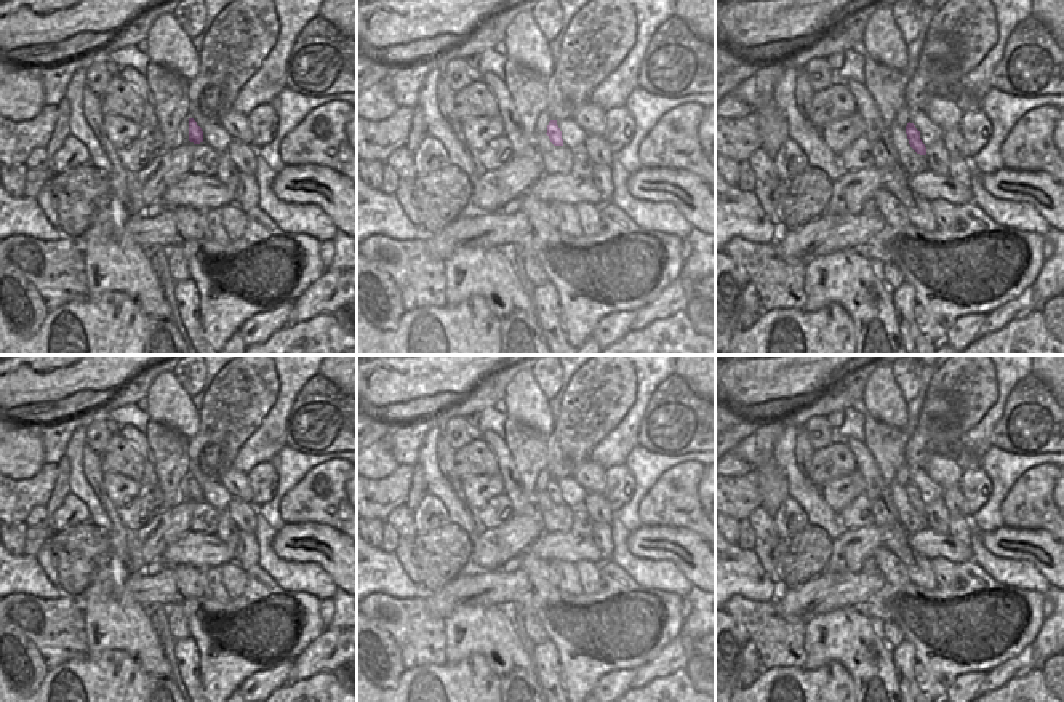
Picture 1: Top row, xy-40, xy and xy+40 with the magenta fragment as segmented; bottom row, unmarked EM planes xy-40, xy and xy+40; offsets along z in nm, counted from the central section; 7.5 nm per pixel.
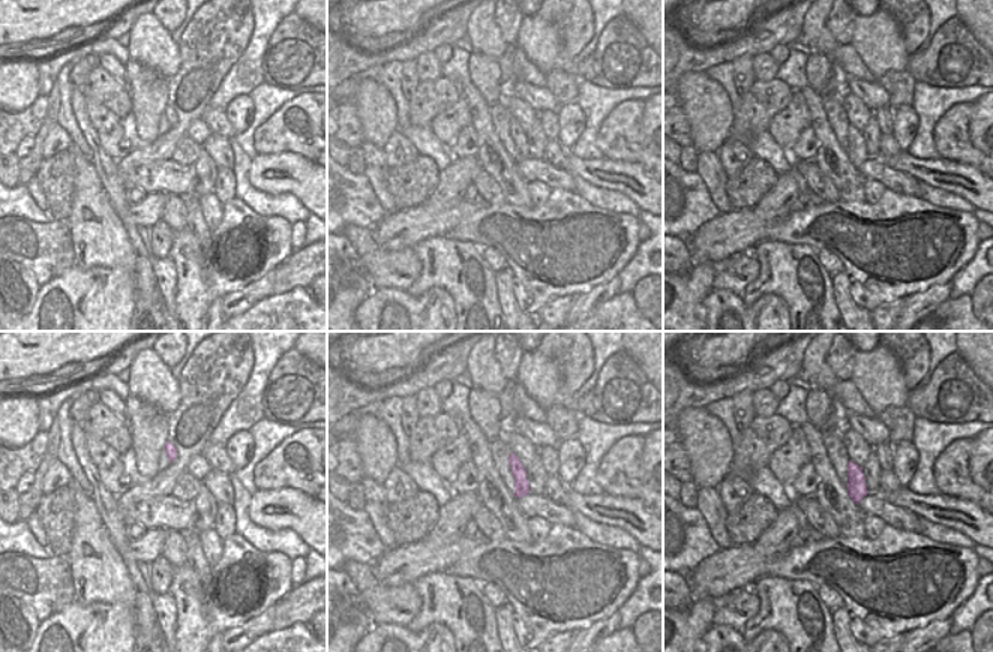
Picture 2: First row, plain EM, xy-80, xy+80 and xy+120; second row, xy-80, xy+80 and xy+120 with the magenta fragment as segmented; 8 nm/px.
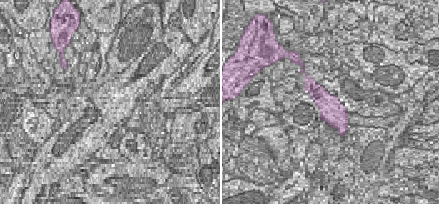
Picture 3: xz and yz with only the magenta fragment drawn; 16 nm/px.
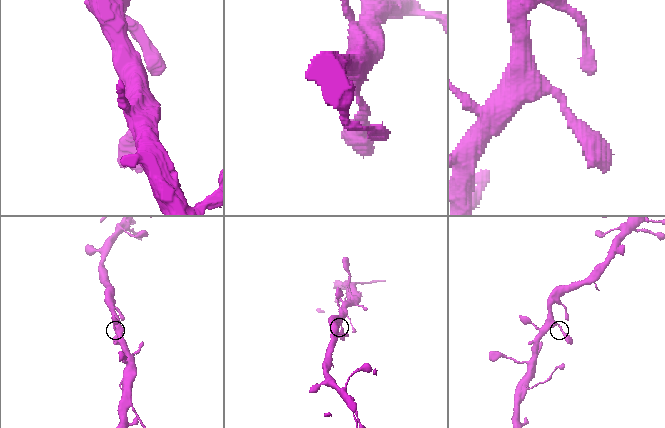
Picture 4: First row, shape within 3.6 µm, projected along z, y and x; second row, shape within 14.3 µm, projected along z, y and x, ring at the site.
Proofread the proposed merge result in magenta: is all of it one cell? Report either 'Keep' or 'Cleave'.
Keep.

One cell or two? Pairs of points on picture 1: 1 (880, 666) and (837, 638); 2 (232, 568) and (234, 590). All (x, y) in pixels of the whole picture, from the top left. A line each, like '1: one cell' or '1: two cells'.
1: one cell
2: one cell

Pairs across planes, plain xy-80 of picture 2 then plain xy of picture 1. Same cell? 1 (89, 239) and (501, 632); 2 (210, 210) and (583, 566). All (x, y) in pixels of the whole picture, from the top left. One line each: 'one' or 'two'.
1: one
2: one

